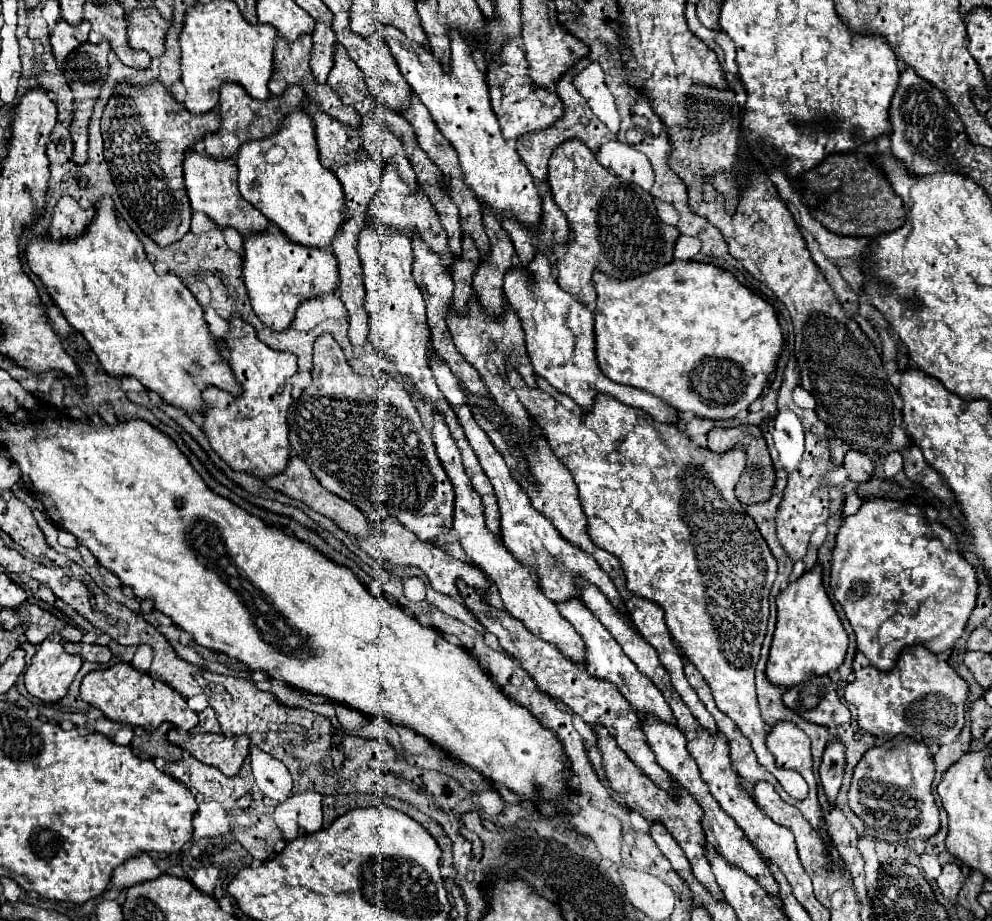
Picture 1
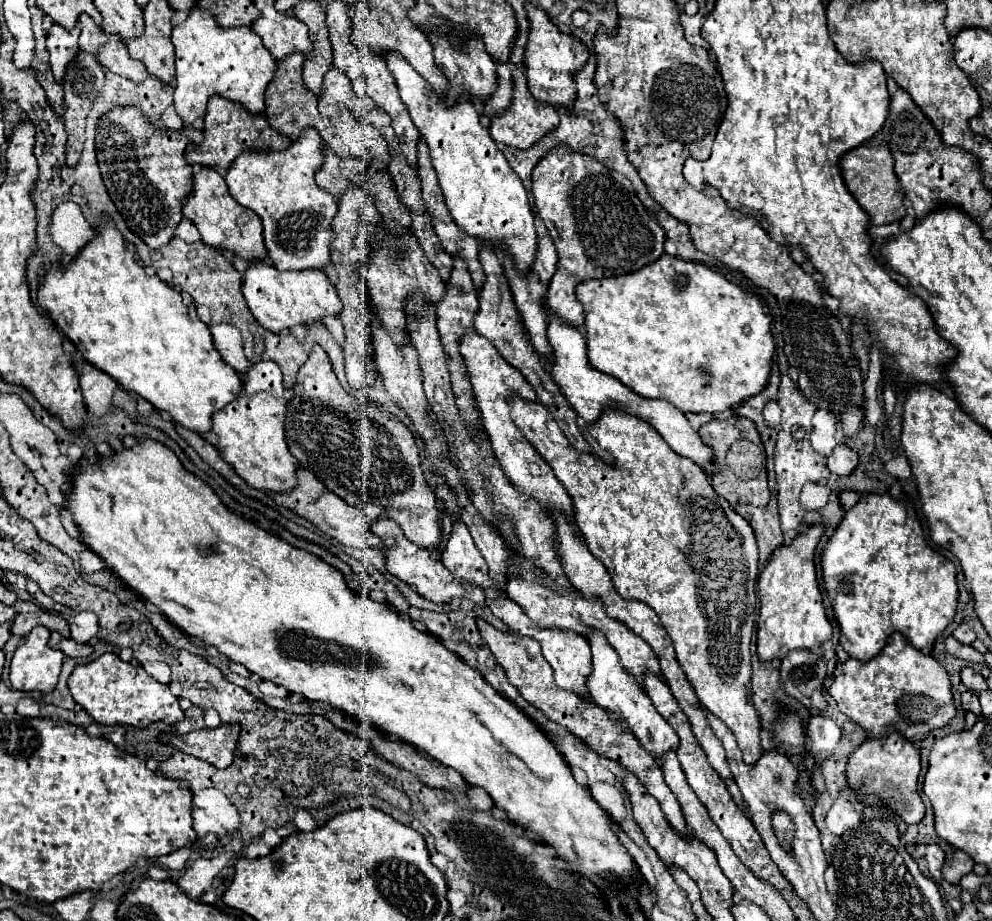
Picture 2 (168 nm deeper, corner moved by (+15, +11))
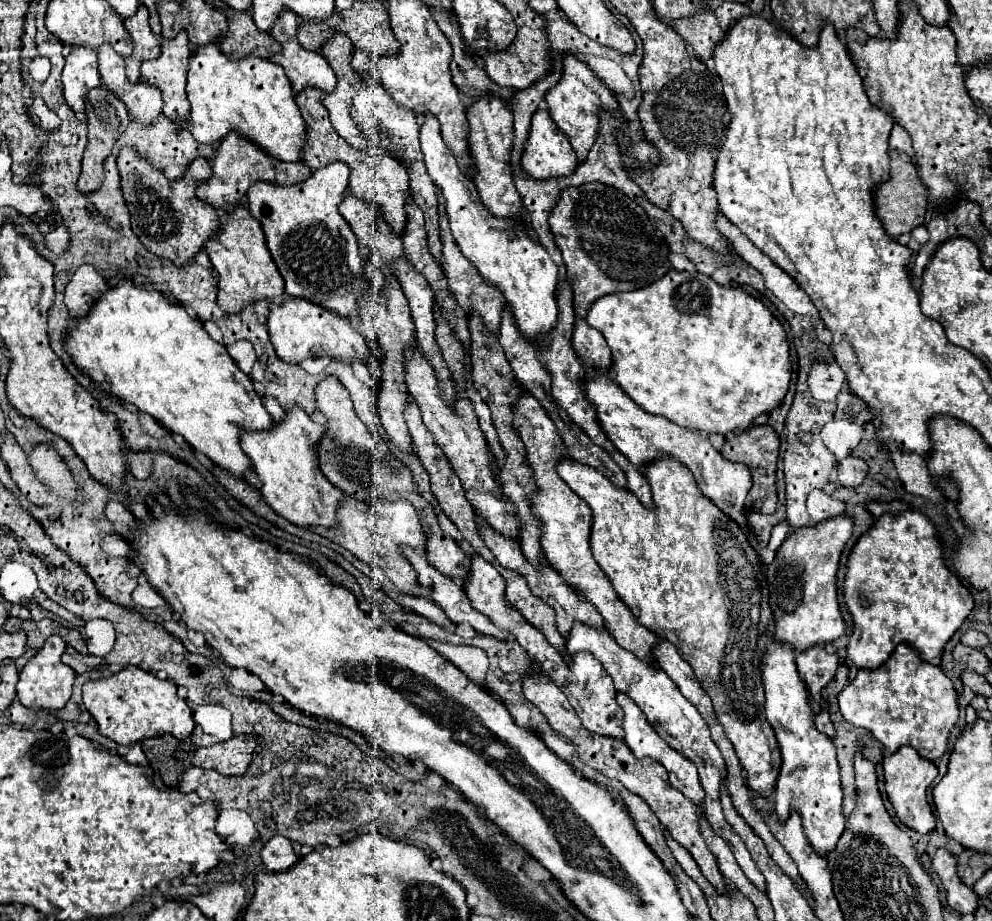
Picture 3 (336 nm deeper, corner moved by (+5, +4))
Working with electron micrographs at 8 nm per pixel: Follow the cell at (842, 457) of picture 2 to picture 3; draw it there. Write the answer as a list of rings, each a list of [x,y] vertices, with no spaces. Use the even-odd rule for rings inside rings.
[[[847,456],[847,458],[839,460],[837,472],[839,472],[841,486],[859,486],[867,476],[867,464],[861,458]]]

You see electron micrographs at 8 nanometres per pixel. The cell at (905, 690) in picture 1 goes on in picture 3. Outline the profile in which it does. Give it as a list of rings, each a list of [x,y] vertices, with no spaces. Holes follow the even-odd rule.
[[[899,644],[891,658],[877,670],[859,670],[837,696],[839,710],[847,722],[869,730],[887,750],[913,746],[921,756],[935,762],[949,746],[951,728],[959,722],[959,704],[953,682],[939,666],[917,656],[917,652]]]

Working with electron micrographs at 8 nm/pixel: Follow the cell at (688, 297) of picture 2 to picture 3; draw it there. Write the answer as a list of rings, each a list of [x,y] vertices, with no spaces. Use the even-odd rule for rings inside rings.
[[[669,270],[659,282],[653,282],[653,284],[645,286],[645,288],[639,288],[639,290],[633,290],[633,292],[615,292],[611,296],[603,296],[595,304],[591,304],[591,308],[587,312],[587,322],[591,326],[595,326],[605,336],[605,340],[607,340],[607,344],[611,348],[613,364],[609,368],[609,376],[645,412],[651,412],[651,414],[657,414],[657,416],[665,416],[667,420],[675,422],[681,428],[695,430],[695,432],[705,432],[705,434],[711,434],[711,432],[727,434],[727,432],[733,432],[737,428],[739,430],[747,430],[751,426],[751,420],[755,416],[767,414],[775,406],[779,406],[781,400],[785,398],[787,390],[789,390],[789,380],[791,380],[789,344],[787,344],[787,336],[785,336],[785,330],[783,330],[781,322],[771,314],[771,310],[759,298],[747,294],[739,286],[721,286],[715,280],[711,280],[711,276],[705,276],[701,272],[677,272],[677,270]]]

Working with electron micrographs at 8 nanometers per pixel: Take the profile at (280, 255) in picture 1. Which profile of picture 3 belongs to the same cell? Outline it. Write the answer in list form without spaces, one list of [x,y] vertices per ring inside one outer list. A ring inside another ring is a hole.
[[[285,296],[283,304],[269,304],[267,330],[277,356],[291,364],[299,364],[303,358],[309,356],[331,356],[345,362],[353,362],[353,360],[379,362],[379,356],[371,356],[365,338],[355,330],[351,320],[327,308],[319,308],[319,304],[311,304],[303,298]]]

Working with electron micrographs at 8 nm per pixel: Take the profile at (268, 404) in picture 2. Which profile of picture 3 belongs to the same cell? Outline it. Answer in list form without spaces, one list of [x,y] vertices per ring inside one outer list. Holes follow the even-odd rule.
[[[295,406],[291,410],[285,412],[285,418],[281,422],[273,422],[271,428],[267,430],[243,430],[241,432],[241,450],[247,454],[247,458],[253,464],[253,470],[261,482],[261,496],[267,500],[267,504],[281,514],[283,518],[287,518],[289,522],[297,524],[297,526],[311,526],[311,524],[319,524],[319,526],[333,526],[335,524],[335,510],[337,504],[343,496],[343,492],[339,488],[335,488],[321,472],[317,466],[317,458],[315,458],[315,444],[317,440],[323,436],[323,426],[315,424],[305,412],[303,408]]]

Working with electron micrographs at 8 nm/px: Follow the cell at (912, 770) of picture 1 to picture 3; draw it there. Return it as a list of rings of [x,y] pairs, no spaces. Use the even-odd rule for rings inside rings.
[[[903,746],[891,756],[883,758],[883,772],[885,772],[885,792],[891,804],[895,806],[899,820],[919,834],[931,834],[935,830],[935,816],[931,814],[931,806],[927,802],[927,788],[937,778],[935,764],[919,756],[915,748]]]

